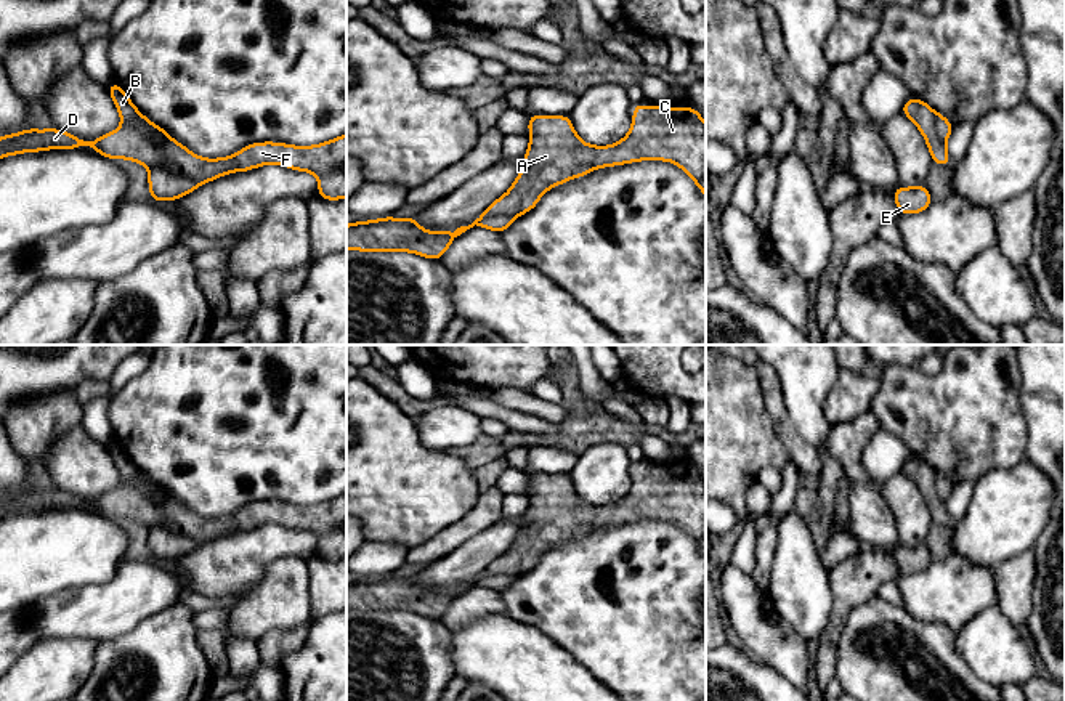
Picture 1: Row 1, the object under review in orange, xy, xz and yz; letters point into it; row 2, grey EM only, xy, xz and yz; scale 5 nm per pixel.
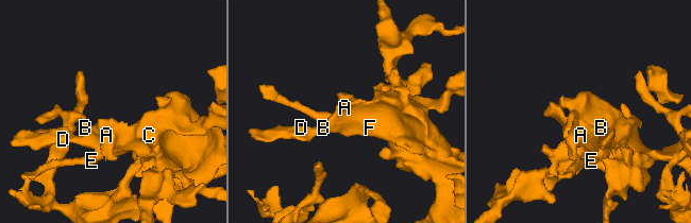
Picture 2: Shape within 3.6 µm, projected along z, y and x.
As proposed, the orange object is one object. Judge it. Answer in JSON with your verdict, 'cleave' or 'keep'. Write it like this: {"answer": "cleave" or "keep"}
{"answer": "cleave"}

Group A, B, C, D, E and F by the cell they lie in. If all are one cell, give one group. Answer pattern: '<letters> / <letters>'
A C D F / B E

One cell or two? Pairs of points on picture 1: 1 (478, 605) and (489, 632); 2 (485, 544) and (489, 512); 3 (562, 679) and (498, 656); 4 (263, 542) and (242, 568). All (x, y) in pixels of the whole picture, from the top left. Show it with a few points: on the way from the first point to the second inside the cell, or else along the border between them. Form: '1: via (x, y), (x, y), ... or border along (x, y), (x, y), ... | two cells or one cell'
1: border along (502, 611), (480, 615), (449, 629) | two cells
2: border along (501, 518), (454, 549) | two cells
3: via (546, 679), (541, 679), (514, 658) | one cell
4: via (257, 549), (244, 562) | one cell

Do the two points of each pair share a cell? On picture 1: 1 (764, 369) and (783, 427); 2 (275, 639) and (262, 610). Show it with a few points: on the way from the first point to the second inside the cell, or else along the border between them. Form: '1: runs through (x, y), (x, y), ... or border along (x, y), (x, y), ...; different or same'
1: runs through (770, 384), (778, 413); same
2: border along (308, 621), (294, 628), (270, 629), (257, 640); different

